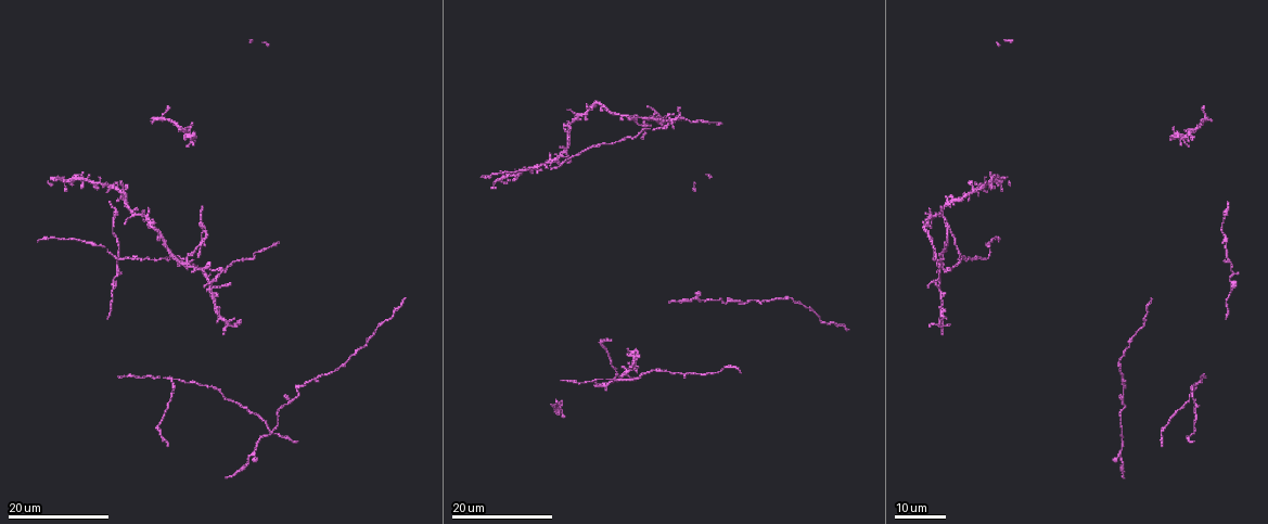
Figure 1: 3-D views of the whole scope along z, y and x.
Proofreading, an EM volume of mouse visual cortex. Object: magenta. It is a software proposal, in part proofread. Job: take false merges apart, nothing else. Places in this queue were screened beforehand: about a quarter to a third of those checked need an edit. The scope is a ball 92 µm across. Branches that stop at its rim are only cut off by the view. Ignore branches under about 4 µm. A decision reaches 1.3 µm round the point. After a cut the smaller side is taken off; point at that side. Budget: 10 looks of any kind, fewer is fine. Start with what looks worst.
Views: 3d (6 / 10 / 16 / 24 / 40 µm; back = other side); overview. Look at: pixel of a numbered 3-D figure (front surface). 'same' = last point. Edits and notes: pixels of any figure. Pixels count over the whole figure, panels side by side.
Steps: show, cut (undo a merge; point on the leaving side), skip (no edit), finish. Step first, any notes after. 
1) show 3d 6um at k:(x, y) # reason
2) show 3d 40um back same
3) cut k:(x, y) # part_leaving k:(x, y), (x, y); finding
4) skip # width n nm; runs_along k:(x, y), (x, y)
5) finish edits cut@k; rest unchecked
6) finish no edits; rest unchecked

show 3d 16um at 1:(944, 323) # looks like a crossing

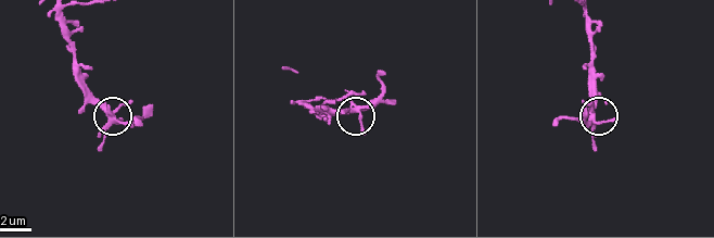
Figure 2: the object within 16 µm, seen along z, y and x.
show 3d 6um at 2:(359, 112)

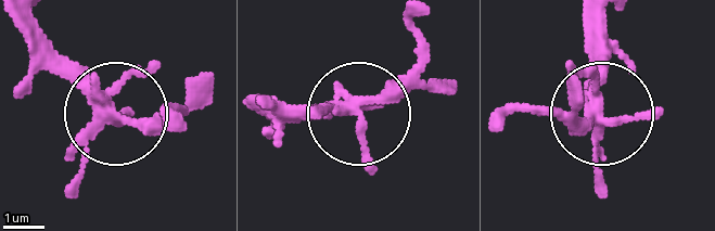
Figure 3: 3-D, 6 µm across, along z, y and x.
skip # one neuron here

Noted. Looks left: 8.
show 3d 24um at 1:(174, 378)

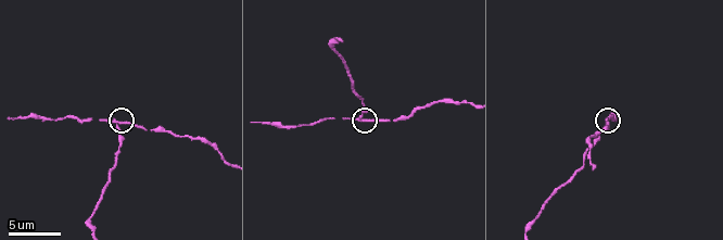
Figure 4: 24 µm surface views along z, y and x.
show 3d 6um at 4:(117, 124)

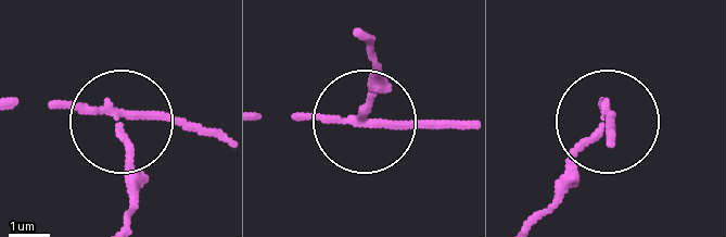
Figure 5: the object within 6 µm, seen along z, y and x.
cut 5:(127, 160) # arms 3; part_leaving 5:(114, 109), (135, 167), (127, 220); a second neuron is stuck on

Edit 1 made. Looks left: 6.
show 3d 16um at 1:(565, 152) # looks like a crossing

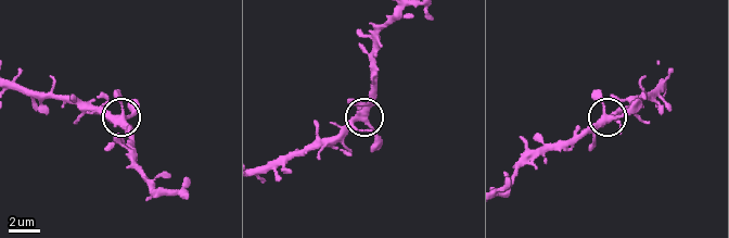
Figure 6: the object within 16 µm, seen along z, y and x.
show 3d 10um at 6:(118, 116)

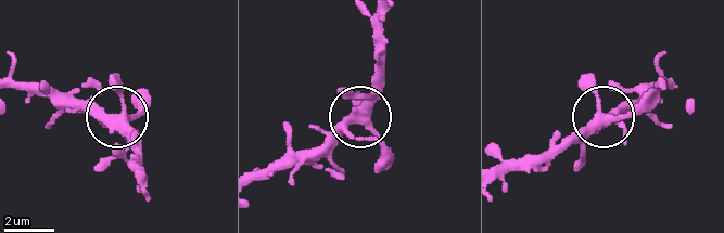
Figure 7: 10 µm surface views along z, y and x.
skip # width 390 nm; runs_along 7:(385, 15), (379, 90), (363, 121), (390, 156); continuous, no second neuron

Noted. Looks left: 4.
show 3d 16um at 1:(943, 269)

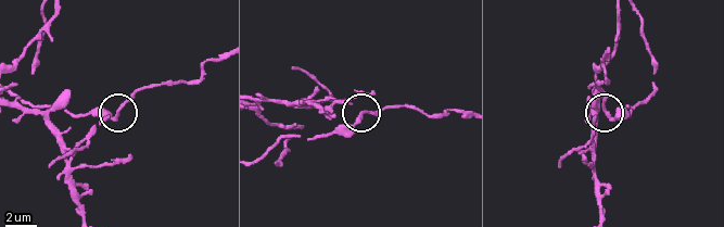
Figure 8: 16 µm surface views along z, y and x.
show 3d 6um at 8:(117, 111)

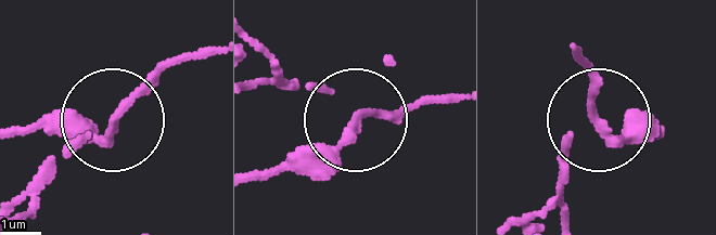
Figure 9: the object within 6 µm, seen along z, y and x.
show 3d 6um back at 9:(116, 118)

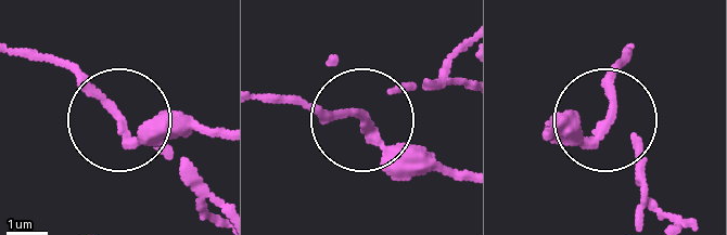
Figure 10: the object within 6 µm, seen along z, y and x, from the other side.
skip # width 160 nm; continuous, no second neuron

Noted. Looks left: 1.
finish edits cut@5; rest unchecked

